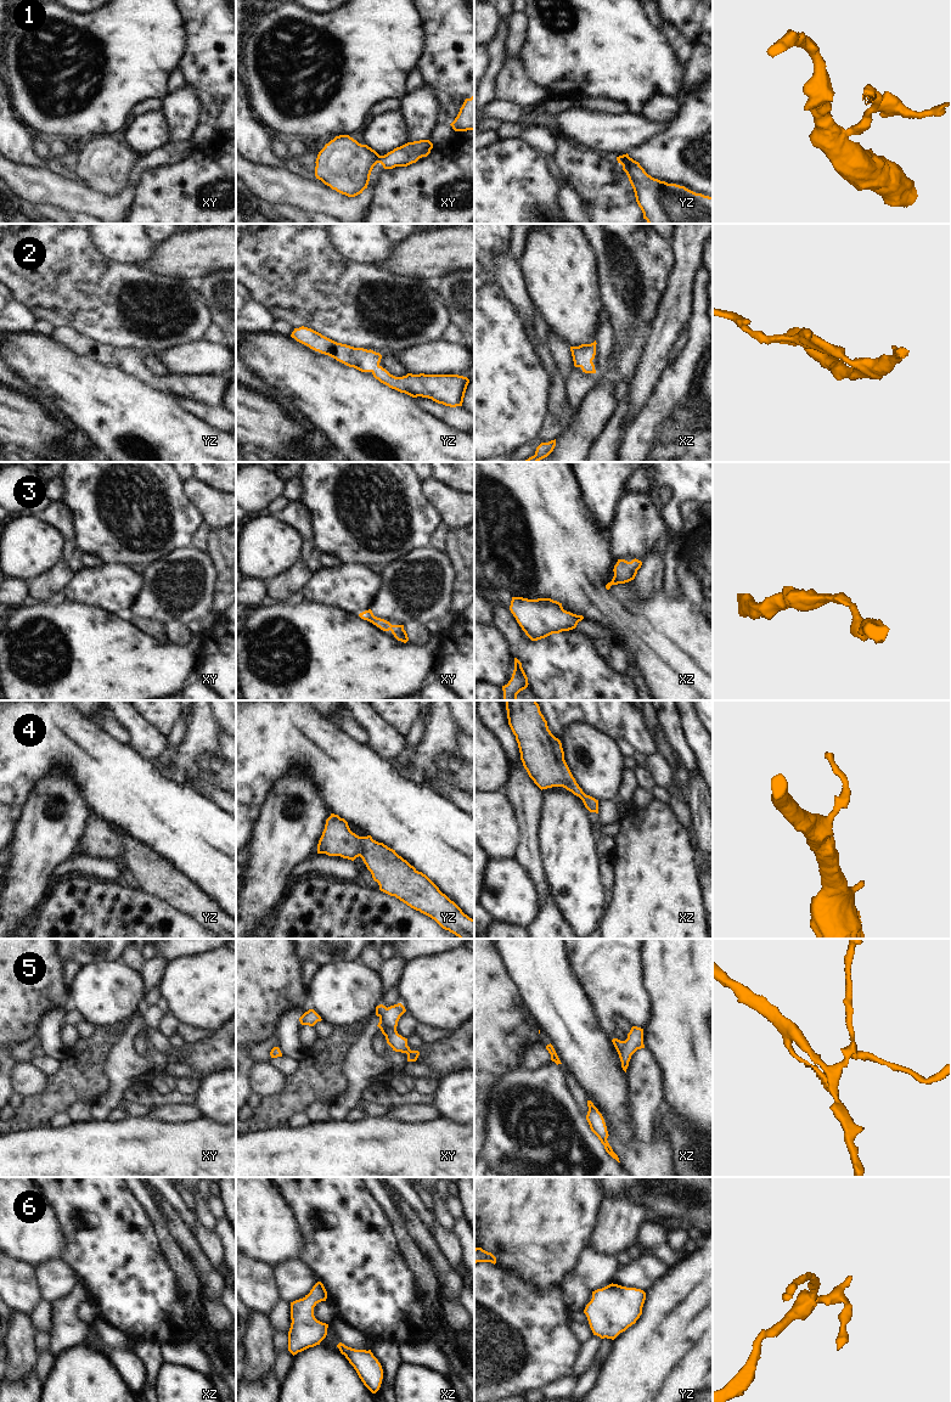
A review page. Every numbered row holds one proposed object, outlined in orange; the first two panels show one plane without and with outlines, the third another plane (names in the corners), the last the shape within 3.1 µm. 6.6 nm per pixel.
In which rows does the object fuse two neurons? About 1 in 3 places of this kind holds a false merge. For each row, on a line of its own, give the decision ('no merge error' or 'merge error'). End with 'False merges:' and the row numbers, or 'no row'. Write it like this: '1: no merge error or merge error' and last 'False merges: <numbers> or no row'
1: merge error
2: no merge error
3: no merge error
4: no merge error
5: no merge error
6: no merge error
False merges: 1

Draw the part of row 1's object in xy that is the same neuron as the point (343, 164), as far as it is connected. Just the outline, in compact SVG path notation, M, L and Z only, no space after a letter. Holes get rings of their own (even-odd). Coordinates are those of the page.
M339 135L319 152L315 176L332 190L355 197L367 188L379 154L349 135Z

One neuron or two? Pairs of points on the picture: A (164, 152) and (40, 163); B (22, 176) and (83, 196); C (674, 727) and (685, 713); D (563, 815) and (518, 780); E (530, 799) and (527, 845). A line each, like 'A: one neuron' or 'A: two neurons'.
A: two neurons
B: one neuron
C: two neurons
D: two neurons
E: one neuron

